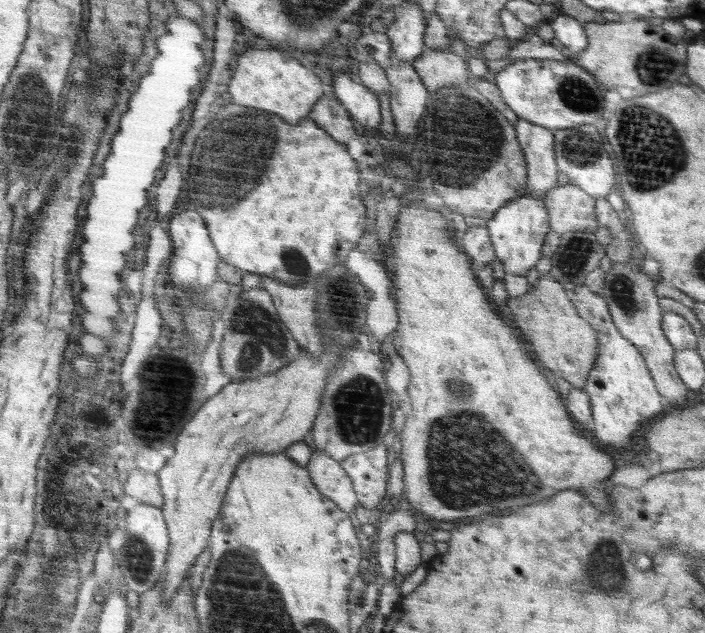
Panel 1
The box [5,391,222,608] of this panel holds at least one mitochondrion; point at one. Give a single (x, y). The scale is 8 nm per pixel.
(143, 566)

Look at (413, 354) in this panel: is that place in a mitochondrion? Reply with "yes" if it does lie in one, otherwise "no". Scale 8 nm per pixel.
no

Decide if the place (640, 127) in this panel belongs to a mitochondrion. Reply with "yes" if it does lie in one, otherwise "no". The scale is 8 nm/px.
yes

